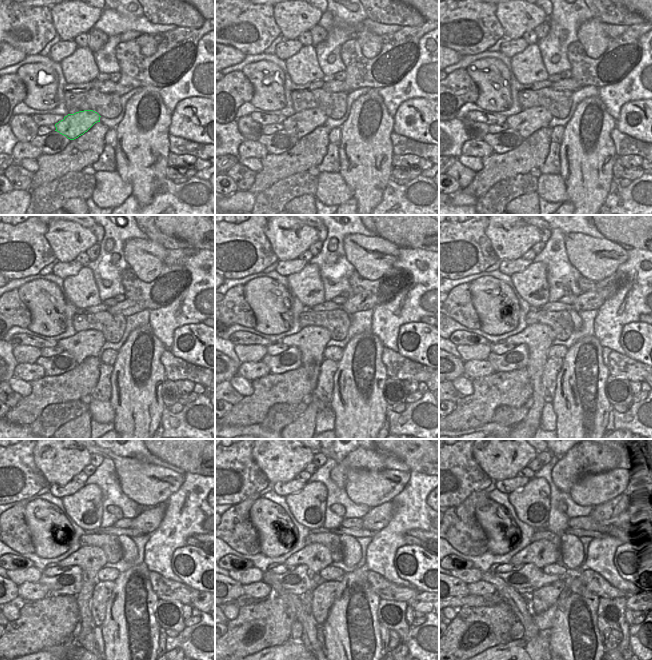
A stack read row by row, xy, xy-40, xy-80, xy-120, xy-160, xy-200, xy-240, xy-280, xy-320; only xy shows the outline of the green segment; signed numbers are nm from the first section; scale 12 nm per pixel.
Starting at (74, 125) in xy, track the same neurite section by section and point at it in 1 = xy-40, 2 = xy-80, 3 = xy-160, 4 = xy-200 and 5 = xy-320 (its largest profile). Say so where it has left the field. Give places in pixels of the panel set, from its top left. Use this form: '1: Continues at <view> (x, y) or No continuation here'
1: Continues at xy-40 (300, 124)
2: Continues at xy-80 (528, 121)
3: Continues at xy-160 (311, 341)
4: Continues at xy-200 (538, 338)
5: Continues at xy-320 (541, 553).

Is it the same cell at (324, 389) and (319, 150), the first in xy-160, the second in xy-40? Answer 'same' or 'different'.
different

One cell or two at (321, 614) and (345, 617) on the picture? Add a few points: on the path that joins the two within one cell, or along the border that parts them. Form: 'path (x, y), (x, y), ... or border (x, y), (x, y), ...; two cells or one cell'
border (336, 593), (328, 617), (320, 626); two cells

